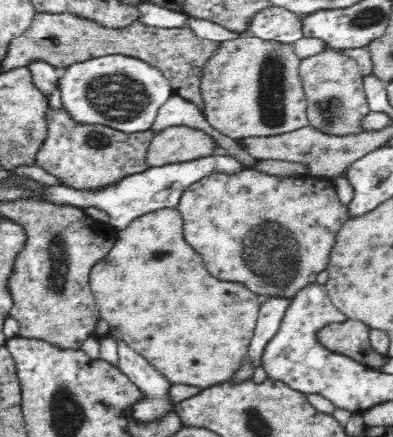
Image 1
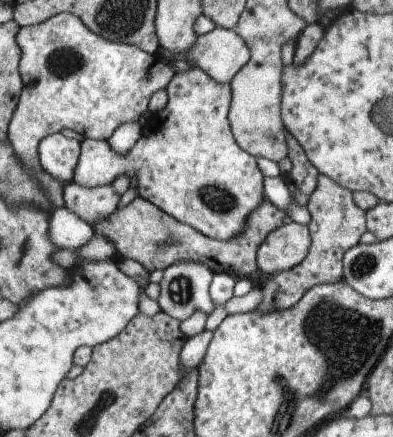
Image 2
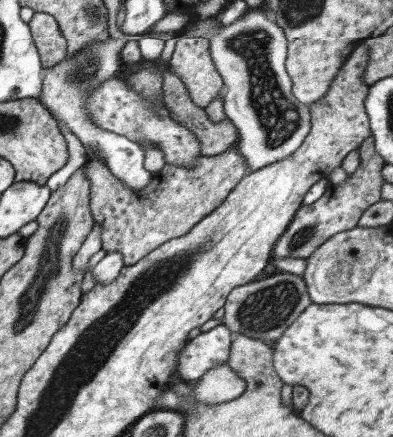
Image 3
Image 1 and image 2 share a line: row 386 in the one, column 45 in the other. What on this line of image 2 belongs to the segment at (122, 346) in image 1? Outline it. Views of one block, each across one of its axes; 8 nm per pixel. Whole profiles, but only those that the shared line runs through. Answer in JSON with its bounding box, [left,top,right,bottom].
[39,134,81,186]

